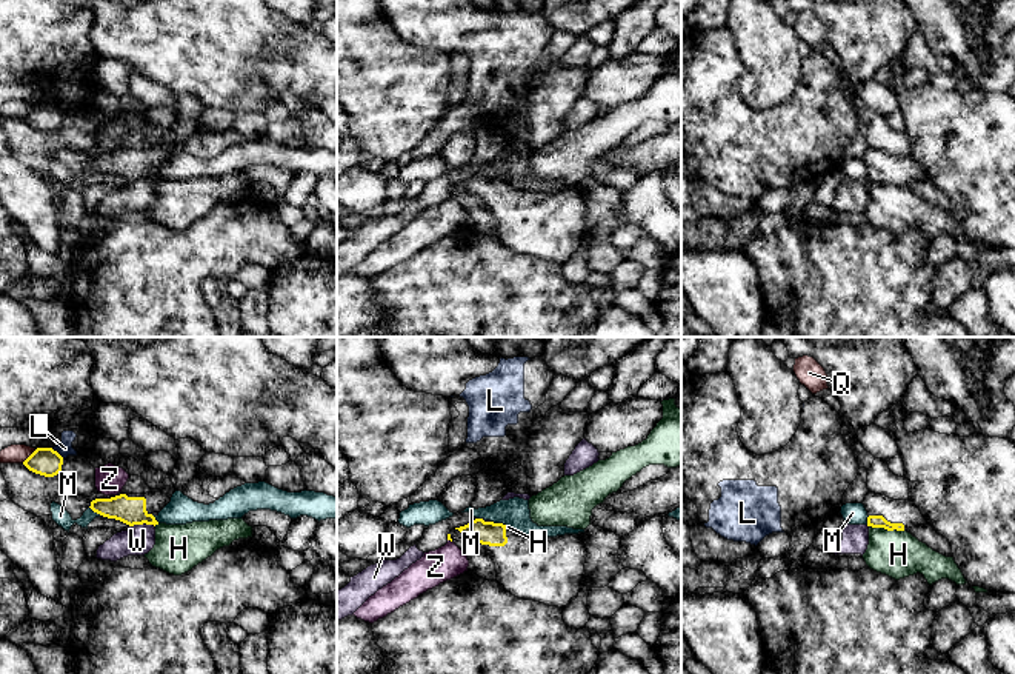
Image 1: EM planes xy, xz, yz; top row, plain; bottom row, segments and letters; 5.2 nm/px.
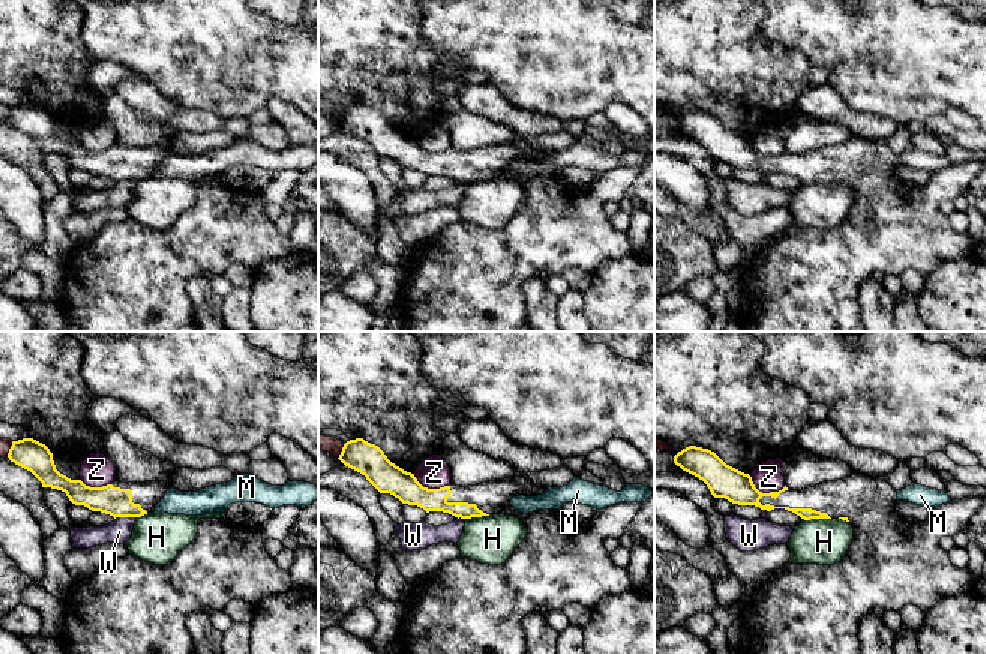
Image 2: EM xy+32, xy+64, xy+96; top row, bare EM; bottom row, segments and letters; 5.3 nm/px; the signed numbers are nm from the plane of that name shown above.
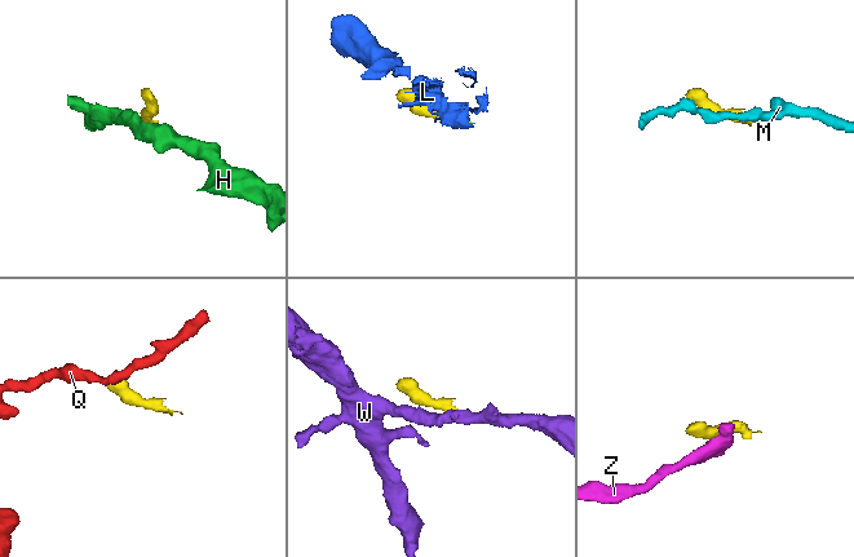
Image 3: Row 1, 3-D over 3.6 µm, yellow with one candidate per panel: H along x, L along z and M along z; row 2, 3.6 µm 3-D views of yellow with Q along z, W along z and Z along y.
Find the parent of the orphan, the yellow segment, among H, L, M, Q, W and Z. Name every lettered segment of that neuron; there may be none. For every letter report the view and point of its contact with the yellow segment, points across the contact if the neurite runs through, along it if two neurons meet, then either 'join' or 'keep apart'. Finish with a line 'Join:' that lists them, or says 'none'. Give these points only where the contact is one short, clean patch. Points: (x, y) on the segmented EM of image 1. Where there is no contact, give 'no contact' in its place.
H: contact yz (886, 528); border yz (869, 525), (903, 531); keep apart
L: contact xy (56, 451); border xy (51, 448), (63, 457); keep apart
M: contact xz (499, 523); border xz (491, 520), (506, 525); keep apart
Q: contact xy (29, 456); border xy (36, 450), (22, 462); keep apart
W: contact xy (142, 523); border xy (154, 525), (129, 527); keep apart
Z: contact xz (449, 539); border xz (448, 539), (451, 542); keep apart
Join: none

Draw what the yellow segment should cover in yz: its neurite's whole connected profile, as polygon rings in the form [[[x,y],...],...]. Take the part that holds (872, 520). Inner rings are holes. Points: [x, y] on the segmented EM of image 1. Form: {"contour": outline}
{"contour": [[[869,491],[863,505],[869,516],[867,526],[872,528],[909,532],[912,526],[927,525],[926,517],[912,500],[894,500]]]}

